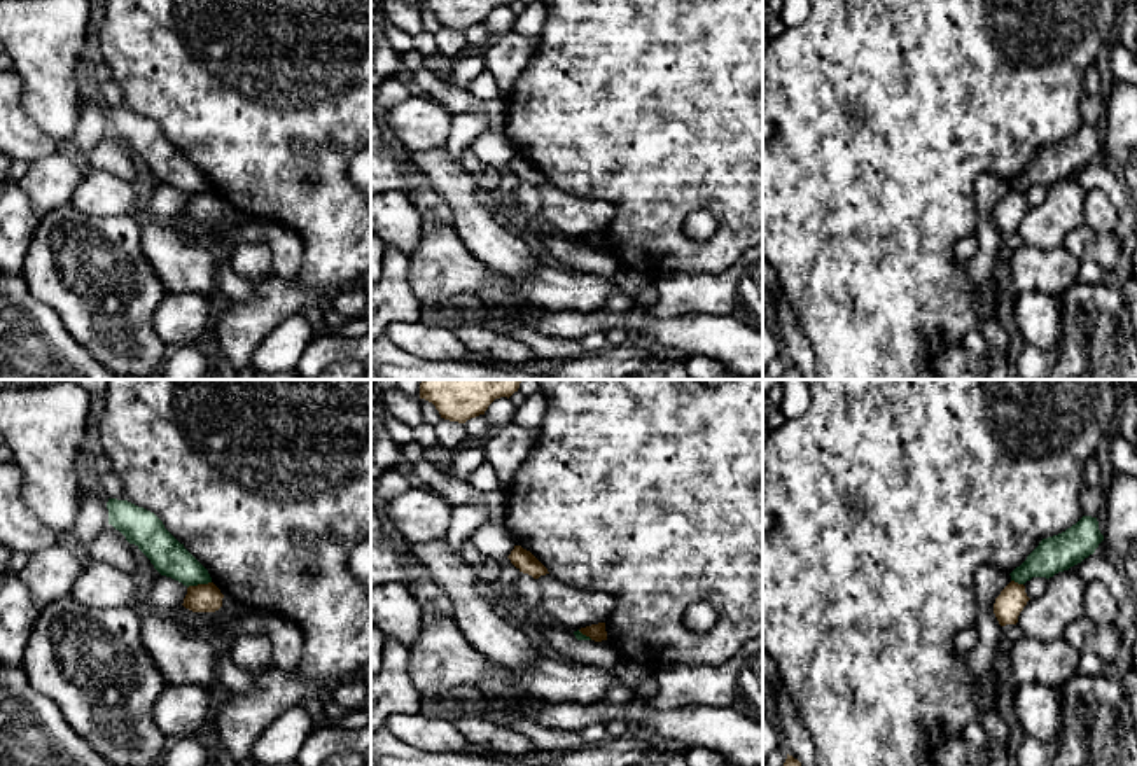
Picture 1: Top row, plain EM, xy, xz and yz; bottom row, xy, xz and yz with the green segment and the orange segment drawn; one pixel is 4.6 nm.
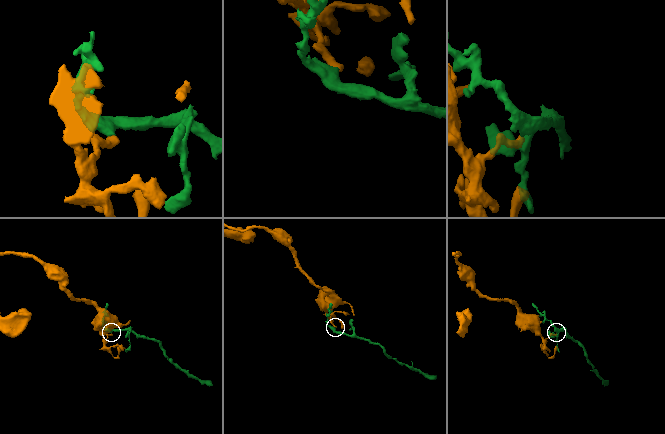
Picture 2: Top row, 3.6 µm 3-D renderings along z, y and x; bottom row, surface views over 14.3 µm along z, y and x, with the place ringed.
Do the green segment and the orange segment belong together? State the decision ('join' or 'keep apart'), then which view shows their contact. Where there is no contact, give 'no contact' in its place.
keep apart | xy

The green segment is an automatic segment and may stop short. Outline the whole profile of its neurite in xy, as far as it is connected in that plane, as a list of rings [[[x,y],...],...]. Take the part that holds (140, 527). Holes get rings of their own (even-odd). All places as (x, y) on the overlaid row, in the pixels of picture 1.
[[[108,498],[108,525],[135,544],[166,577],[184,586],[212,582],[208,570],[180,544],[150,511],[128,500]]]

